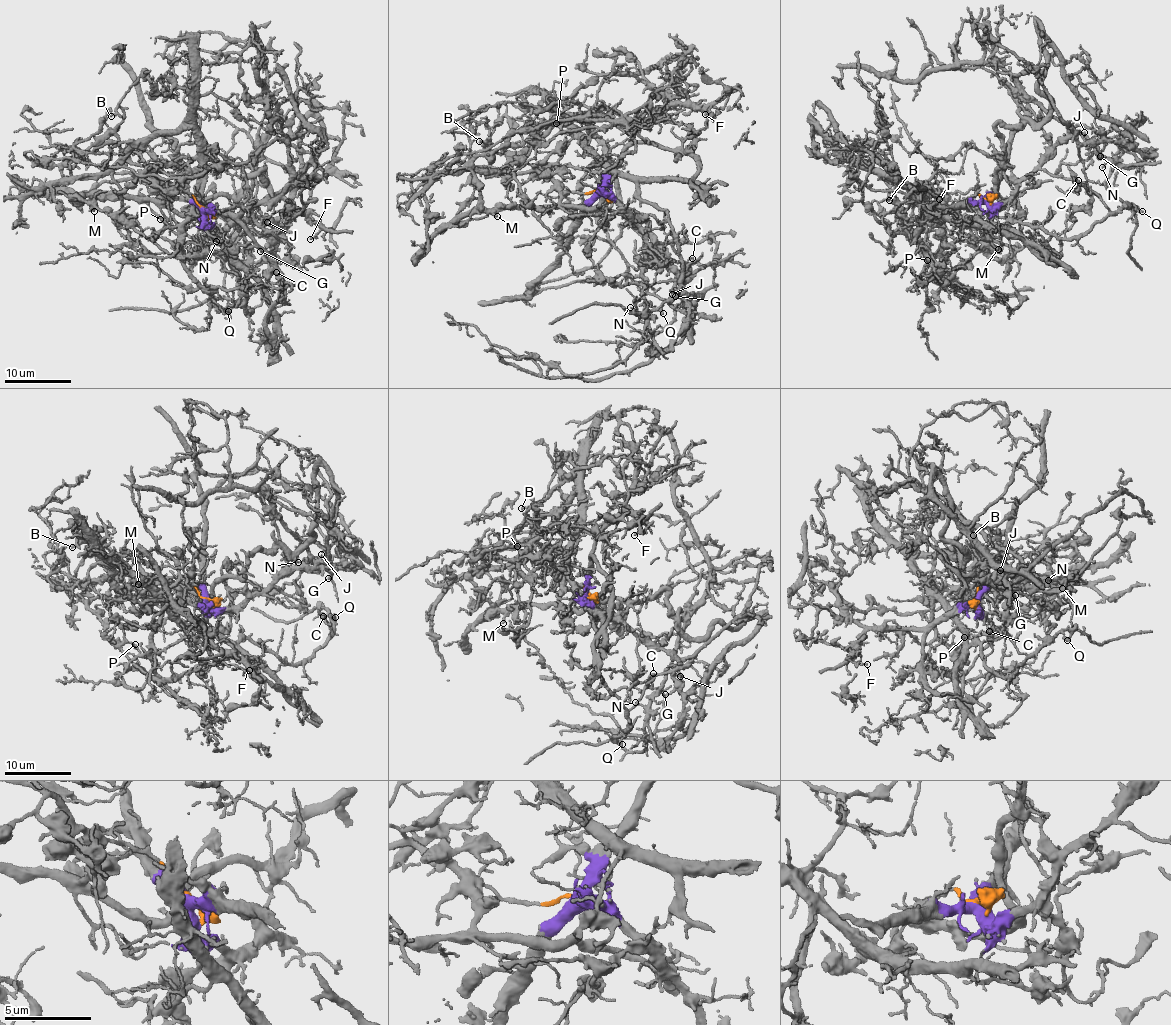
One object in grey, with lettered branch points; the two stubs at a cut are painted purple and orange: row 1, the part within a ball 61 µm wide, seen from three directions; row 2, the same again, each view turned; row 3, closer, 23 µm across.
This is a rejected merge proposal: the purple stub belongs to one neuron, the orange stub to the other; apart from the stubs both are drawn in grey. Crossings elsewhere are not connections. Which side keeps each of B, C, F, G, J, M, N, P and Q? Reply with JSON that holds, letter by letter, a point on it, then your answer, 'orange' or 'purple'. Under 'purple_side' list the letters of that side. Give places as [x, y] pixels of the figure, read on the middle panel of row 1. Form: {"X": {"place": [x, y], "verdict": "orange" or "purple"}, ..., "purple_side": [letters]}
{"B": {"place": [479, 141], "verdict": "orange"}, "C": {"place": [692, 258], "verdict": "purple"}, "F": {"place": [705, 114], "verdict": "purple"}, "G": {"place": [675, 296], "verdict": "purple"}, "J": {"place": [672, 294], "verdict": "purple"}, "M": {"place": [497, 216], "verdict": "orange"}, "N": {"place": [630, 307], "verdict": "purple"}, "P": {"place": [556, 123], "verdict": "purple"}, "Q": {"place": [663, 313], "verdict": "purple"}, "purple_side": ["C", "F", "G", "J", "N", "P", "Q"]}

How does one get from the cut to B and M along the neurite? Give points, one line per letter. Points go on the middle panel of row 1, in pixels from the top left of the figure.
B: (601, 192), (578, 192), (557, 186), (536, 171), (505, 176), (492, 166), (493, 156), (480, 141)
M: (601, 192), (582, 193), (564, 187), (559, 201), (543, 206), (501, 206), (493, 213), (496, 216)

